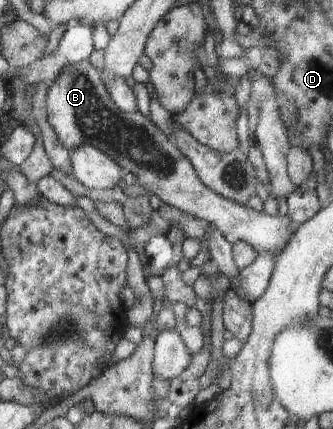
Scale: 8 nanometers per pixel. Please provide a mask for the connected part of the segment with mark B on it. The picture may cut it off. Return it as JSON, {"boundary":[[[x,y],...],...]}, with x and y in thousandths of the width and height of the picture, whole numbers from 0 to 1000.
{"boundary":[[[264,142],[198,147],[180,177],[144,203],[138,263],[174,331],[198,350],[210,354],[264,336],[321,357],[378,403],[408,410],[408,427],[450,443],[502,480],[643,522],[688,569],[736,562],[775,592],[811,587],[832,601],[889,541],[874,538],[874,515],[883,513],[865,499],[814,503],[793,492],[769,494],[739,476],[697,471],[616,434],[565,368],[538,354],[523,326],[498,317],[450,275],[432,275],[414,261],[378,266],[357,254],[324,217],[306,168]]]}

